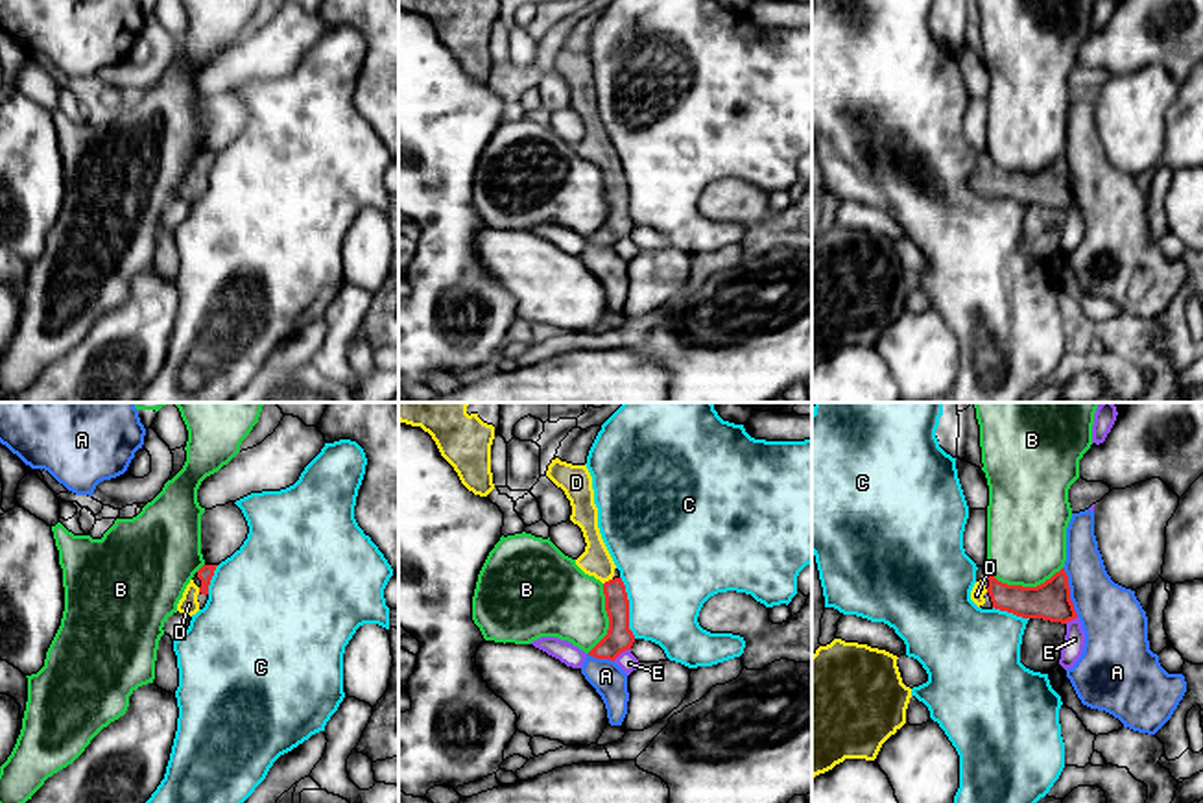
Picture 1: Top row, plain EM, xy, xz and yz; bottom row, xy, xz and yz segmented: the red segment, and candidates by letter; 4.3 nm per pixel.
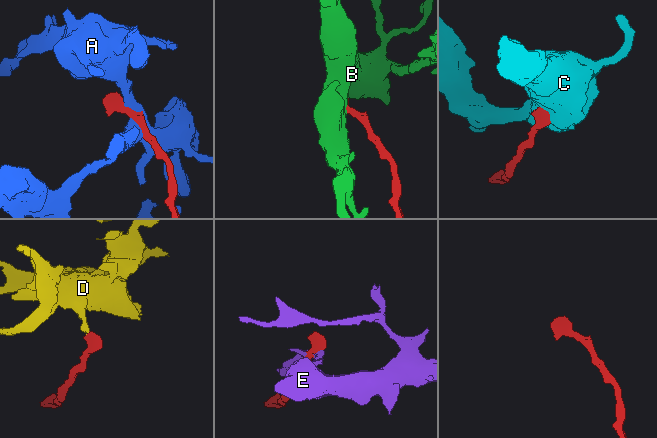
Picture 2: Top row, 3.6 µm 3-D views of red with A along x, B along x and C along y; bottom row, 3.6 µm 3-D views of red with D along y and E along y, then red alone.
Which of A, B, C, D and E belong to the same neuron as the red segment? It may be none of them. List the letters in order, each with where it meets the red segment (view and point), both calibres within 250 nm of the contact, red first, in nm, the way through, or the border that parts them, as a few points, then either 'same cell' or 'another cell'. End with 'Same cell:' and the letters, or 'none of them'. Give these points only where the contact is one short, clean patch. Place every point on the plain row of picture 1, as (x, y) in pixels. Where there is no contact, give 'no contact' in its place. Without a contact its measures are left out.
A: meets red in yz at (1069, 179); 170 nm thick on the red side, 280 nm on the other; another cell
B: meets red in yz at (1021, 172); 170 nm thick on the red side, 360 nm on the other; another cell
C: meets red in xz at (628, 194); 120 nm thick on the red side, 420 nm on the other; another cell
D: meets red in xz at (609, 167); 110 nm thick on the red side, 130 nm on the other; runs through xz (619, 222), (619, 196), (609, 167), (596, 148); same cell
E: meets red in xz at (620, 239); 120 nm thick on the red side, 80 nm on the other; border along xz (630, 235), (613, 246); another cell
Same cell: D

